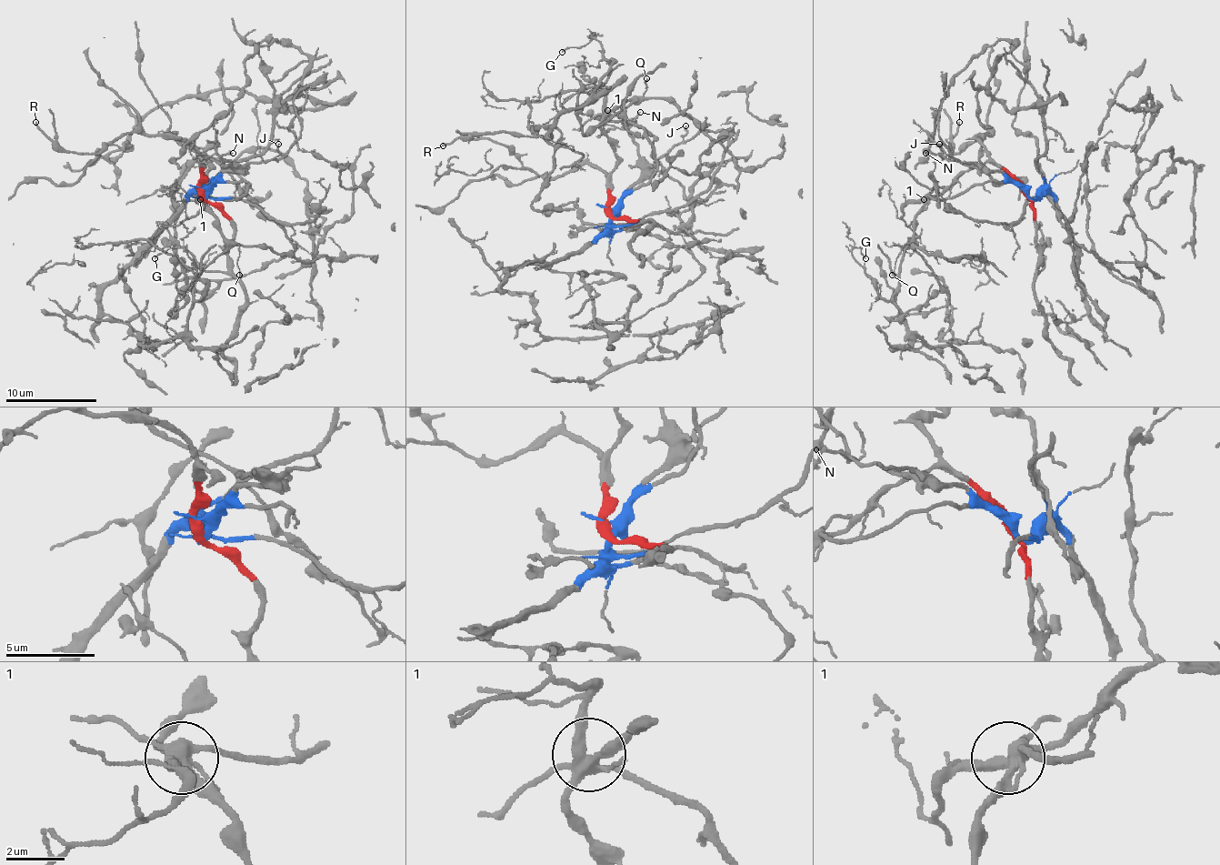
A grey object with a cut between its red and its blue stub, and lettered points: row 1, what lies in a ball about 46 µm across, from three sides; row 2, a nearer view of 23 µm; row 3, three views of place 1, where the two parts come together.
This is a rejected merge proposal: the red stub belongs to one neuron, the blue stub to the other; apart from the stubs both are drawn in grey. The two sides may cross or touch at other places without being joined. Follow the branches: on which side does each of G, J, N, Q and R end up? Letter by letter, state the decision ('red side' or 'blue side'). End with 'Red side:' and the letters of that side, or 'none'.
G: blue side
J: blue side
N: blue side
Q: red side
R: red side
Red side: Q, R

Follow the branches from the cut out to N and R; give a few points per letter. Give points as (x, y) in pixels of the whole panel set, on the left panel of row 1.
N: (204, 196), (224, 173), (233, 170), (231, 164), (222, 156), (233, 152)
R: (204, 196), (201, 156), (183, 141), (130, 132), (121, 134), (98, 152), (64, 152), (36, 123)

